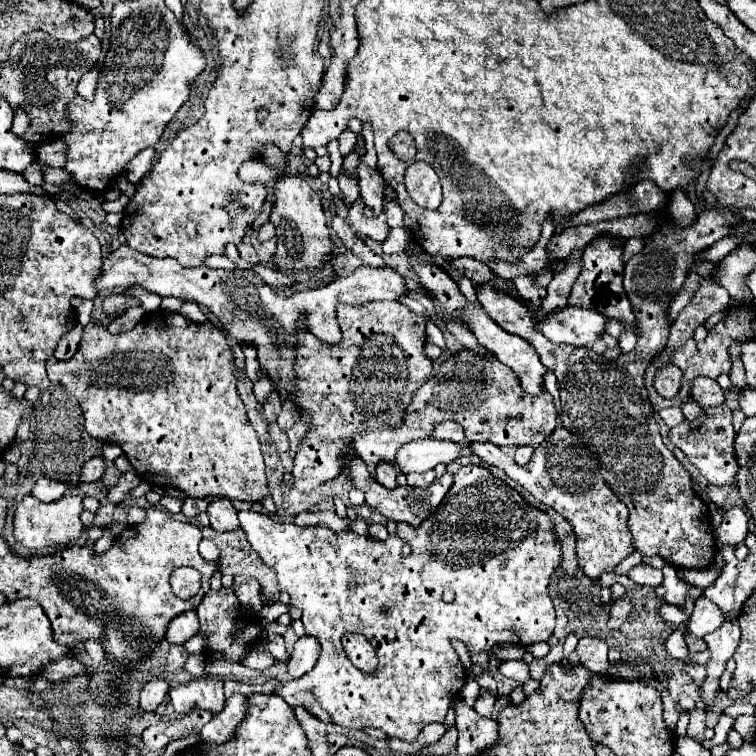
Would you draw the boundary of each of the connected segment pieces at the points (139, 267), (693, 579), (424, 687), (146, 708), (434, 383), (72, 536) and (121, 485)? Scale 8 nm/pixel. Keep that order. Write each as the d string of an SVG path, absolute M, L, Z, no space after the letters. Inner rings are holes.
M119 246L101 266L101 274L95 280L95 290L125 290L127 286L143 286L149 292L159 296L175 296L187 302L203 304L211 314L219 318L223 330L233 336L241 346L249 344L257 348L257 358L261 370L269 376L275 392L281 402L295 404L295 348L297 348L297 328L305 320L305 328L315 334L319 340L337 342L341 338L339 324L335 320L337 304L367 304L375 300L399 300L407 296L409 290L403 286L403 276L393 266L361 266L349 276L339 276L337 280L315 288L303 290L289 298L279 296L271 290L255 272L251 270L211 270L201 268L183 268L173 258L151 258L129 246Z
M705 568L705 570L677 570L679 578L683 578L685 582L693 584L693 586L701 586L701 588L707 588L711 586L717 578L719 578L719 572L713 570L713 568Z
M463 466L455 476L453 476L453 486L447 492L447 496L443 498L443 502L437 506L435 514L431 514L431 518L427 518L421 526L413 528L407 526L405 522L397 524L397 534L389 536L385 542L373 540L369 536L359 536L355 532L333 532L325 526L295 526L295 524L287 524L287 522L273 522L271 518L267 518L261 512L255 510L239 510L239 522L241 528L251 544L251 548L255 552L259 552L259 556L265 560L265 564L277 574L279 586L281 590L285 590L291 596L291 604L297 606L303 612L303 622L305 622L305 630L309 636L317 638L321 644L321 656L315 664L315 668L307 674L303 674L301 678L295 678L287 684L281 686L281 690L277 692L291 708L303 706L309 714L313 714L315 718L319 718L321 722L333 722L339 726L345 726L349 730L363 730L363 728L379 728L383 730L389 738L399 738L403 742L415 742L417 734L431 722L443 722L449 710L451 700L455 700L461 692L461 688L465 686L465 668L457 656L457 652L451 646L451 638L459 638L461 642L467 644L469 652L489 652L493 648L493 644L497 642L509 642L509 644L533 644L533 642L545 642L551 638L553 628L555 628L555 608L553 602L549 598L549 578L555 572L555 568L561 562L561 554L555 554L555 550L559 550L557 538L551 532L551 520L545 512L529 506L519 494L517 490L513 490L511 486L507 486L503 480L499 480L497 476L493 476L487 468L481 466ZM407 544L411 548L409 556L401 556L401 546ZM443 590L453 590L455 592L455 600L451 604L443 602ZM381 606L387 606L387 614L381 612ZM345 632L359 632L363 634L375 648L377 658L379 658L379 666L373 674L363 674L359 670L355 670L355 666L351 664L351 660L345 656L345 650L341 646L341 636Z
M153 678L151 682L145 684L145 688L141 690L141 700L139 700L139 708L141 712L153 712L165 698L169 690L169 684L163 678Z
M461 350L447 356L443 362L441 358L435 360L433 366L435 370L443 370L443 376L425 382L415 392L399 430L373 430L355 436L357 454L369 470L375 470L379 462L393 462L403 444L429 438L433 428L445 420L459 422L469 442L491 442L499 448L525 444L537 448L557 428L553 398L545 390L539 398L527 398L527 394L519 390L515 374L511 374L495 356L479 356L471 350Z
M65 494L63 498L55 502L39 502L35 496L25 496L21 504L17 506L13 514L13 526L15 526L15 538L17 542L27 550L27 554L37 556L37 554L47 554L53 548L63 550L71 546L83 532L83 522L81 522L81 512L83 512L83 498L79 494Z
M129 470L129 472L123 472L121 476L119 476L119 480L117 480L117 484L107 492L107 498L113 502L113 504L119 504L133 488L137 488L139 483L141 482L141 478L139 478L139 474L135 472L135 470Z

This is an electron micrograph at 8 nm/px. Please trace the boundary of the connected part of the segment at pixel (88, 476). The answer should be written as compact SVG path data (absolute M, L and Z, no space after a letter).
M95 456L89 462L83 464L81 468L81 482L97 482L101 476L105 474L105 464L103 464L103 456Z

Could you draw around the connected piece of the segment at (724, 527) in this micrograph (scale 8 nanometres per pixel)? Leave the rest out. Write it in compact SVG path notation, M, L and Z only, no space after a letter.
M729 508L725 512L723 522L715 530L715 538L719 544L739 544L747 536L747 516L743 508Z

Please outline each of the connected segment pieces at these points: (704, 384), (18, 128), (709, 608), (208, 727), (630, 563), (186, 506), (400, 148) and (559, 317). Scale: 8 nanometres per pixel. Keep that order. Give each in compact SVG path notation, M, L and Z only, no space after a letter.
M697 378L693 382L693 394L691 398L707 408L707 406L721 406L725 402L725 392L719 388L719 384L715 380L709 380L709 378Z
M17 110L17 112L15 112L15 120L13 120L11 130L13 130L17 136L21 136L21 134L27 132L27 126L29 126L29 116L27 116L27 112Z
M701 596L697 602L695 602L695 608L691 612L691 618L689 618L689 626L687 630L699 638L703 638L705 634L717 630L723 622L727 620L725 612L713 604L709 598Z
M233 694L227 700L227 706L221 714L213 716L203 728L201 728L201 740L209 744L223 744L229 742L235 736L237 726L243 722L245 712L247 712L247 696L243 694Z
M631 552L621 564L619 564L619 570L617 570L617 574L627 574L633 566L637 566L637 564L641 564L641 558L643 558L643 554L641 552Z
M185 498L183 500L183 508L181 508L181 512L187 516L187 518L195 518L195 516L199 516L201 512L205 512L207 510L207 500L203 500L203 498Z
M395 134L391 140L389 140L389 150L403 162L409 162L415 158L415 142L411 138L411 134Z
M567 306L543 320L537 320L537 330L555 344L591 346L605 332L609 318L591 308Z

